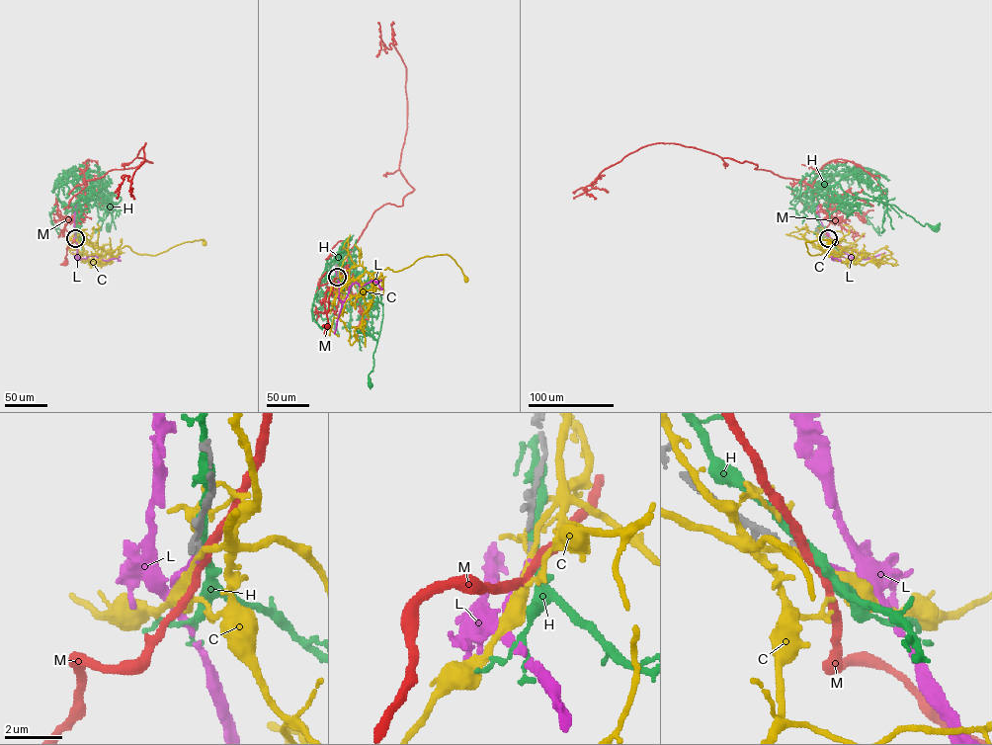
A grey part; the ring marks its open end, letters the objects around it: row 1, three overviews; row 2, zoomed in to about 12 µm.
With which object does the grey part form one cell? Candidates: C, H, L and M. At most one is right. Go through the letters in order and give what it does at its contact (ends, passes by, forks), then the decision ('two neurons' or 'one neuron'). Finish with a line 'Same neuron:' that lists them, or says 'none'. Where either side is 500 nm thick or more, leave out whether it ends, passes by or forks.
C: it passes by; two neurons
H: it passes by; two neurons
L: it ends there; one neuron
M: it passes by; two neurons
Same neuron: L

